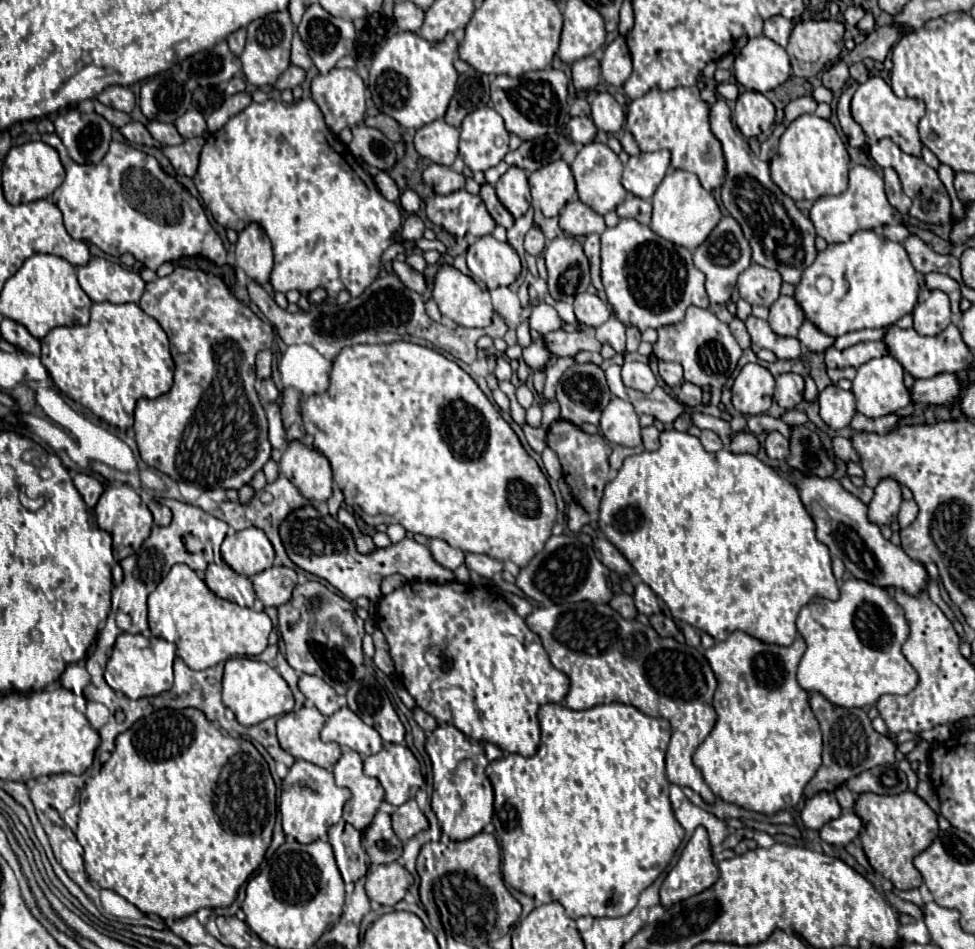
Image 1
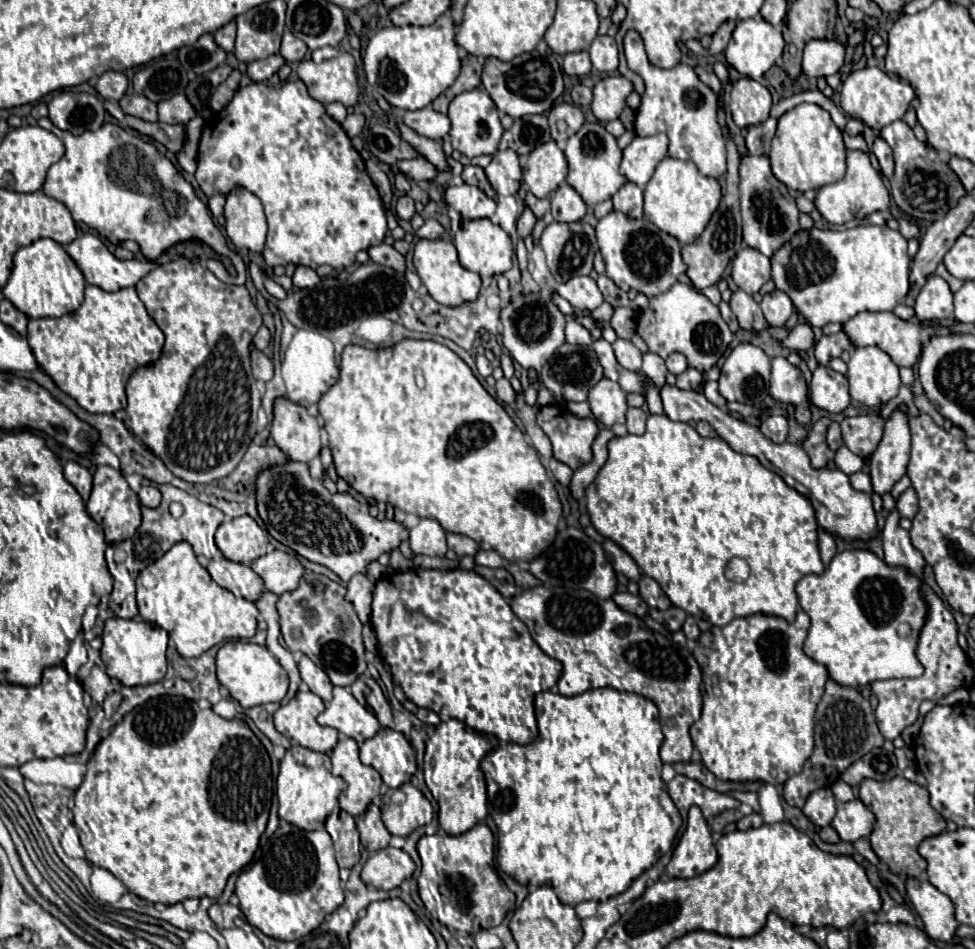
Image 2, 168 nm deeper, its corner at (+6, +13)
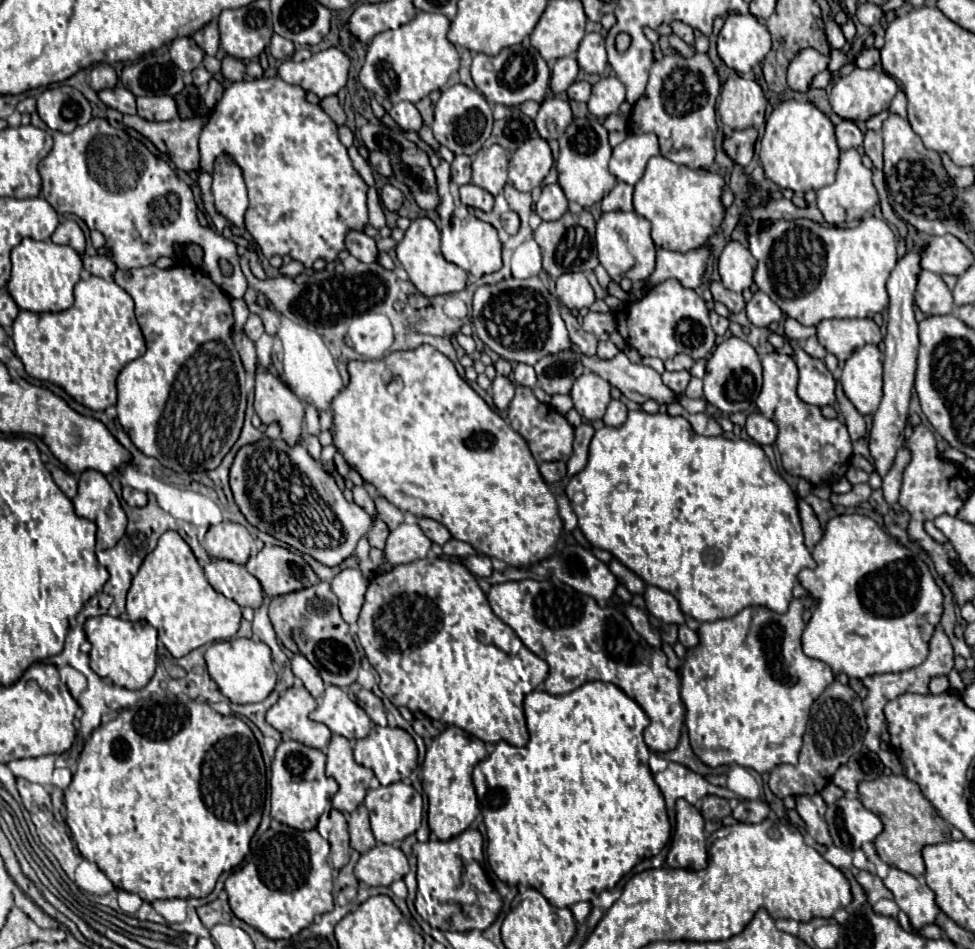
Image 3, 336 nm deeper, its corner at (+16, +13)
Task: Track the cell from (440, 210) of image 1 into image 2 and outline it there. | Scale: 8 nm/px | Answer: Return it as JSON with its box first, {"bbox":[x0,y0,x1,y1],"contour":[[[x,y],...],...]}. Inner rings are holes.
{"bbox":[446,184,496,218],"contour":[[[458,184],[446,190],[446,204],[456,208],[462,218],[490,218],[496,210],[496,202],[488,198],[480,188]]]}

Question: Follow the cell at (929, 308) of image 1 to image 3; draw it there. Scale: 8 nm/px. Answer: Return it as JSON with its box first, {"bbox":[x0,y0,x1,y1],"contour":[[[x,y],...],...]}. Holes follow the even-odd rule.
{"bbox":[916,270,954,316],"contour":[[[928,270],[920,272],[916,286],[916,306],[926,316],[944,316],[954,312],[952,294],[938,274]]]}

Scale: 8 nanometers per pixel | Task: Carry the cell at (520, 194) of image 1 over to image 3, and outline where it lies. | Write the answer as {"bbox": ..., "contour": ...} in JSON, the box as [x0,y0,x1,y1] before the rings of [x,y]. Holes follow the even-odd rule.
{"bbox":[472,144,508,196],"contour":[[[498,144],[482,148],[472,160],[472,182],[498,196],[508,182],[508,156]]]}

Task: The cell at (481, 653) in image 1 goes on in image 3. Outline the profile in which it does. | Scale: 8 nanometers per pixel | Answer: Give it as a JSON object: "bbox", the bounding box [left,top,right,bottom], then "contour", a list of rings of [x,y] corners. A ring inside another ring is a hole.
{"bbox":[358,556,548,746],"contour":[[[426,556],[422,560],[410,562],[410,564],[402,564],[402,566],[394,566],[390,572],[382,572],[378,574],[366,592],[366,602],[362,606],[362,612],[358,616],[358,640],[368,656],[368,662],[372,664],[372,668],[380,674],[380,690],[388,696],[388,700],[394,706],[406,706],[410,712],[420,712],[432,720],[440,720],[442,724],[450,724],[450,726],[458,726],[464,728],[468,734],[484,740],[484,742],[508,742],[512,746],[524,746],[528,742],[528,730],[526,730],[526,720],[524,720],[524,710],[522,710],[522,700],[528,692],[536,690],[542,686],[542,682],[548,676],[548,664],[538,658],[534,652],[530,652],[522,640],[516,636],[516,632],[504,624],[490,608],[488,596],[482,592],[482,588],[478,586],[478,580],[466,570],[466,566],[458,560],[450,560],[450,558],[438,558],[438,556]]]}

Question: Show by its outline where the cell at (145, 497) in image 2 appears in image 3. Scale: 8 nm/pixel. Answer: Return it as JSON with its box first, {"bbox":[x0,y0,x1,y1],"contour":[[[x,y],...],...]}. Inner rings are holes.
{"bbox":[122,486,148,506],"contour":[[[124,486],[124,490],[122,490],[122,498],[124,498],[130,506],[144,506],[144,504],[148,502],[148,496],[146,496],[144,492],[134,490],[134,488],[128,488],[128,486]]]}

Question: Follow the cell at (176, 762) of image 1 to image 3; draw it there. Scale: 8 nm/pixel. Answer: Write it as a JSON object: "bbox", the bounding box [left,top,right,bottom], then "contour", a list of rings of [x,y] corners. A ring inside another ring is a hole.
{"bbox":[64,700,266,902],"contour":[[[146,700],[132,708],[120,710],[118,718],[102,724],[96,728],[86,742],[78,758],[78,770],[72,778],[72,786],[68,786],[64,794],[66,804],[66,824],[72,832],[72,838],[80,850],[80,854],[96,862],[96,866],[112,880],[118,890],[134,892],[144,902],[166,900],[166,898],[206,898],[222,872],[228,872],[237,867],[250,852],[250,841],[258,824],[260,824],[260,808],[264,802],[266,792],[266,774],[264,762],[258,748],[258,742],[252,730],[238,718],[238,716],[220,716],[208,704],[200,704],[196,700],[168,700],[168,702],[154,702]]]}

